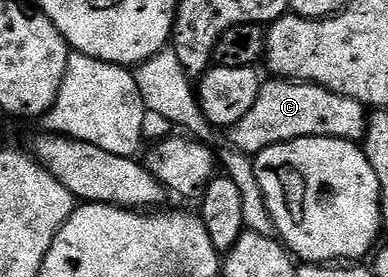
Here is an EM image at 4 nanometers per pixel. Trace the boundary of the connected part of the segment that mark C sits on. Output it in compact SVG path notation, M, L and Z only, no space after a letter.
M263 80L258 86L256 103L240 123L229 126L229 144L241 153L256 155L273 145L288 143L305 137L331 137L361 142L366 136L367 106L356 99L336 95L307 81Z

